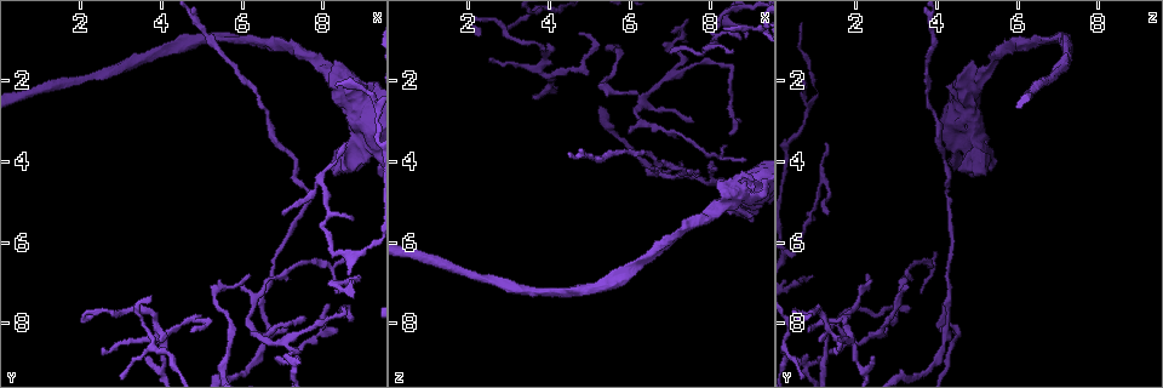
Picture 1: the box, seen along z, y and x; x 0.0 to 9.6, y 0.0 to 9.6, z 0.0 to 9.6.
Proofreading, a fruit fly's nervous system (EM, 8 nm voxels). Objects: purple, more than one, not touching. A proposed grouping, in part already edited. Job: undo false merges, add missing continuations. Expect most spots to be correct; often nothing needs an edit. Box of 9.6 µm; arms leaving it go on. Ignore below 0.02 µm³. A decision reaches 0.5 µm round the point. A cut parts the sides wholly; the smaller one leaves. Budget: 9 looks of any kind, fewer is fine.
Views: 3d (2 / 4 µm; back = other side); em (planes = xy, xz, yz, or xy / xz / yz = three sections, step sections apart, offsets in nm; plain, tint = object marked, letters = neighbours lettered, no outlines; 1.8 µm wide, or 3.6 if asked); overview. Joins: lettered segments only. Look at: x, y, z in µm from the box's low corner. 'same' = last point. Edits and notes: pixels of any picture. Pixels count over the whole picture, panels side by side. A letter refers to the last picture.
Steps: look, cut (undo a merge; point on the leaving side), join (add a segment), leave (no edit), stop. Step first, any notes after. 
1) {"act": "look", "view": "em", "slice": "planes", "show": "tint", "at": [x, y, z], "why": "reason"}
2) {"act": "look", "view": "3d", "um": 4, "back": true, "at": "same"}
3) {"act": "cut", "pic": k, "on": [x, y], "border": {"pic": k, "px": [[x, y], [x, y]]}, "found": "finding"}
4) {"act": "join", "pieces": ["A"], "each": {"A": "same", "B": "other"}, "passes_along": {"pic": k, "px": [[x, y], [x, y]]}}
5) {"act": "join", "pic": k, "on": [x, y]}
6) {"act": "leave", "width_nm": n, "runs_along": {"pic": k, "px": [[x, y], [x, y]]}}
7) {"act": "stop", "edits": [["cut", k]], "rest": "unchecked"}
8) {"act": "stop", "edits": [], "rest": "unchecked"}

{"act": "look", "view": "em", "slice": "planes", "show": "plain", "at": [3.70, 8.85, 2.45], "why": "an open end"}

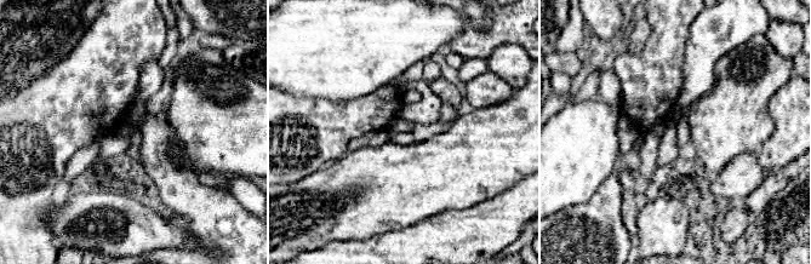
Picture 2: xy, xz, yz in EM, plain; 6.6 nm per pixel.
{"act": "look", "view": "em", "slice": "planes", "show": "letters", "at": "same", "why": "what lies round it"}

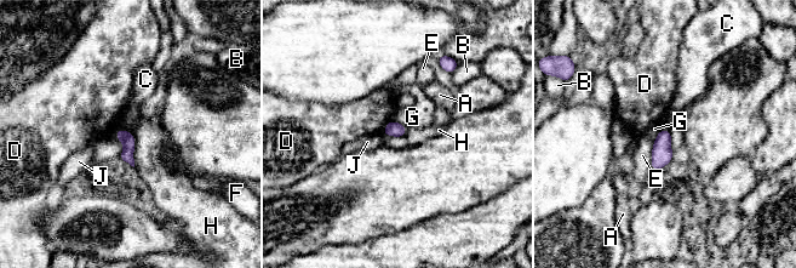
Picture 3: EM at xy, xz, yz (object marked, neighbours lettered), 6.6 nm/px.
{"act": "leave", "width_nm": 90, "each": {"A": "other", "B": "other", "C": "other", "D": "other", "E": "other", "F": "other", "G": "other", "H": "other", "J": "other"}, "found": "none of them fits"}

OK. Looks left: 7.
{"act": "look", "view": "em", "slice": "planes", "show": "letters", "at": [2.25, 7.80, 0.95], "why": "thin end"}

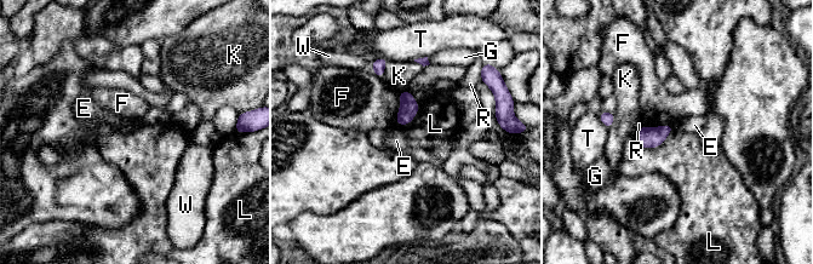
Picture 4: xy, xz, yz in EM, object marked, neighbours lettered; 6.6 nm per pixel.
{"act": "leave", "width_nm": 120, "each": {"E": "other", "F": "other", "G": "other", "K": "other", "L": "other", "R": "other", "T": "other", "W": "other"}, "border": {"pic": 4, "px": [[674, 127], [657, 147], [640, 148]]}, "found": "none of them fits"}

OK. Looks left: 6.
{"act": "look", "view": "3d", "um": 4, "back": true, "at": [8.55, 4.30, 4.55], "why": "branch stops here"}

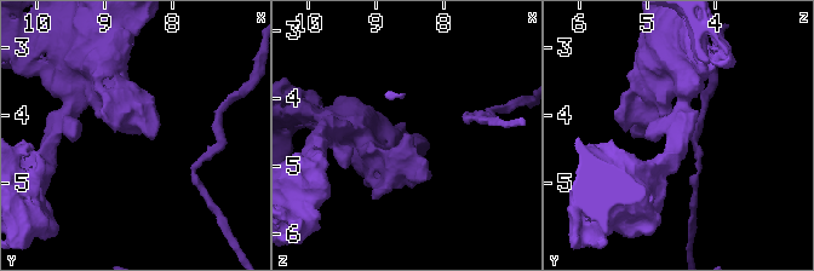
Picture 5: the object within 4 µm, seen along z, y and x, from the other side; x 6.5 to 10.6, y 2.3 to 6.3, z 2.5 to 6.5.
{"act": "look", "view": "em", "um": 3.6, "slice": "planes", "show": "letters", "at": [8.55, 4.20, 4.55], "why": "shape alone is not enough"}

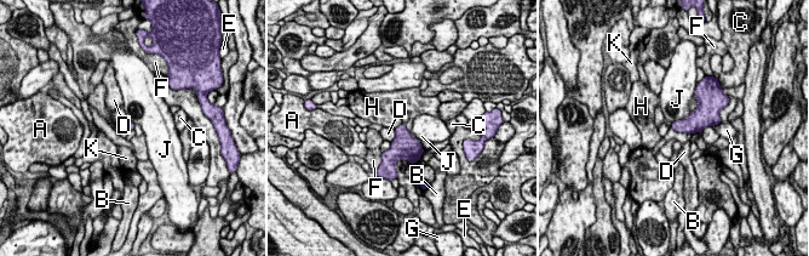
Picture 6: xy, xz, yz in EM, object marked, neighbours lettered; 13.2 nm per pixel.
{"act": "leave", "longest_contact_nm": ["J", 550], "each": {"A": "other", "B": "other", "C": "other", "D": "other", "E": "other", "F": "other", "G": "other", "H": "other", "J": "other", "K": "other"}, "found": "none of them fits"}

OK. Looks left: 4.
{"act": "look", "view": "3d", "um": 2, "back": true, "at": [8.75, 2.20, 4.30], "why": "an open end"}

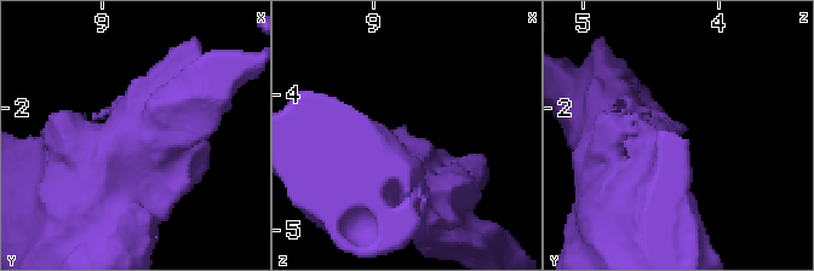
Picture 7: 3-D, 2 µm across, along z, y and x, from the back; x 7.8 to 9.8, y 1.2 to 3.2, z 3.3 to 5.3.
{"act": "look", "view": "em", "slice": "yz", "step": 8, "show": "letters", "at": [8.76, 2.14, 4.24], "why": "shape alone is not enough"}

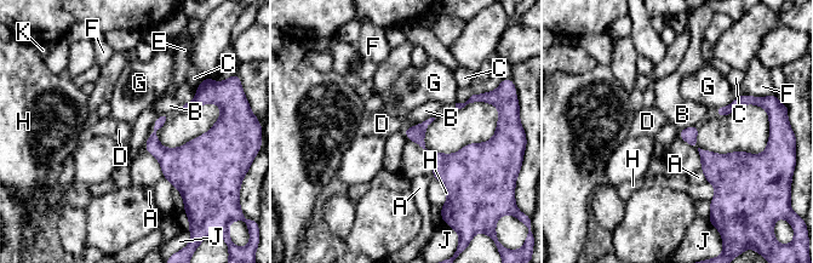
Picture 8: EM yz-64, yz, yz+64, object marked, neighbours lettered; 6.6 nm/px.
{"act": "leave", "each": {"A": "other", "B": "other", "C": "other", "D": "other", "E": "other", "F": "other", "G": "other", "H": "other", "J": "other", "K": "other"}, "border": {"pic": 8, "px": [[160, 114], [143, 147]]}, "found": "no lettered segment goes on from it"}

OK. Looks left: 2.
{"act": "stop", "edits": [], "rest": "unchecked"}

